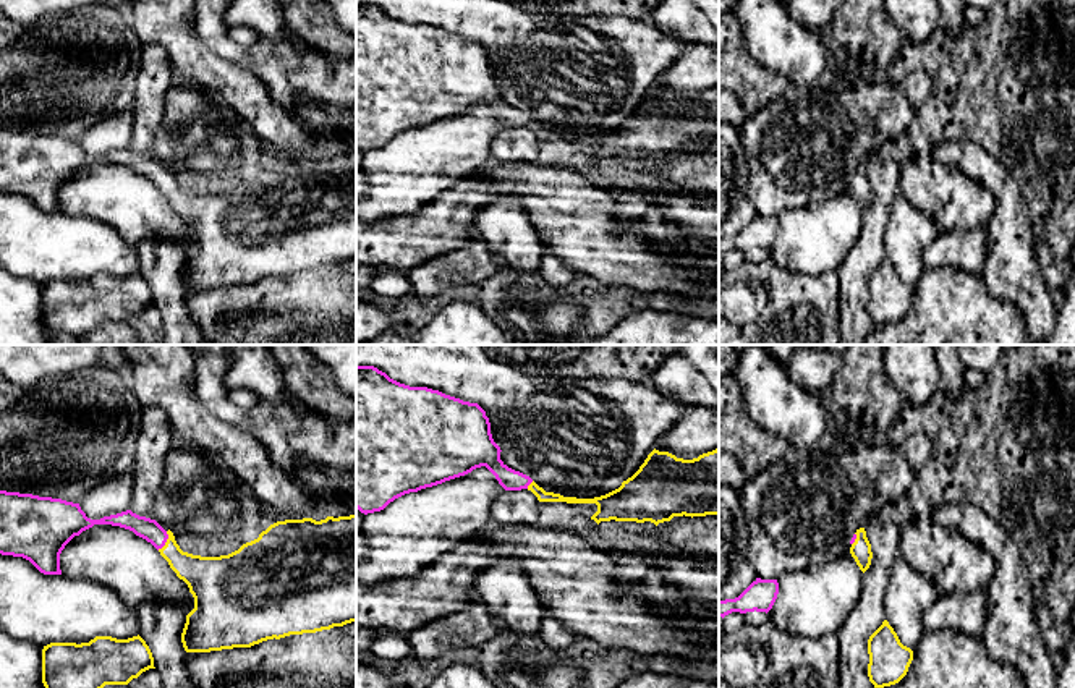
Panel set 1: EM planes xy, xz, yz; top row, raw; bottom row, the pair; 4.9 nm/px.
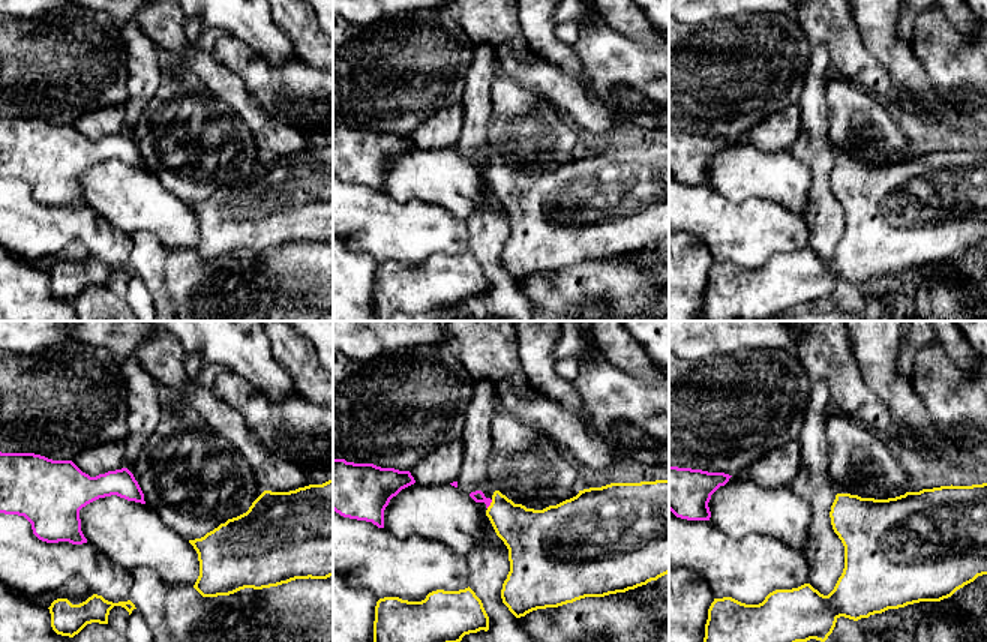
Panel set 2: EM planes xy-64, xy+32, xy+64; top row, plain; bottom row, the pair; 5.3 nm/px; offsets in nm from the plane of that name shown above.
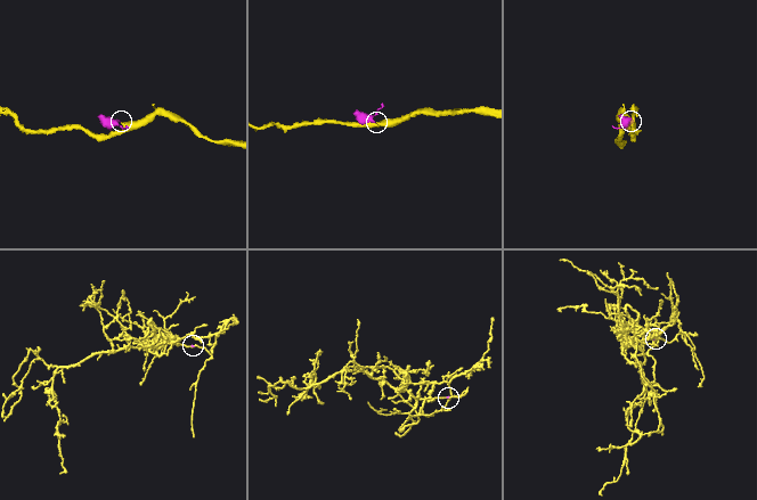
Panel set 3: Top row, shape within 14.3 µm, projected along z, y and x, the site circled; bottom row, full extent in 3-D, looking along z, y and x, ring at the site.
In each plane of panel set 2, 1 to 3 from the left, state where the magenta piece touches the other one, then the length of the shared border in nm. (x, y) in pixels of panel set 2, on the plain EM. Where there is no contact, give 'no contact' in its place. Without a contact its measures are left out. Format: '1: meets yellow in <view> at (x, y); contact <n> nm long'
1: no contact
2: meets yellow in xy+32 at (491, 168); contact 60 nm long
3: no contact

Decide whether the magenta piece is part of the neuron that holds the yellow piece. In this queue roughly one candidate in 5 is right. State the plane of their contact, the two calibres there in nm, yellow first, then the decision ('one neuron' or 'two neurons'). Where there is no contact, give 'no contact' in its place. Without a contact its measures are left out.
xy | 190/110 nm | one neuron

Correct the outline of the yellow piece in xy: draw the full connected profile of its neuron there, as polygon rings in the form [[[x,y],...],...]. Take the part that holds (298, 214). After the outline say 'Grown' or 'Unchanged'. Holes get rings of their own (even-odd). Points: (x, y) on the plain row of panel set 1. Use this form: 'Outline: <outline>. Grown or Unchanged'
Outline: [[[0,128],[0,191],[23,194],[44,212],[62,212],[62,188],[94,162],[120,164],[146,176],[188,222],[194,246],[186,253],[181,270],[186,290],[251,285],[356,259],[356,151],[321,159],[277,159],[228,193],[201,194],[183,189],[170,167],[131,147],[91,157],[79,141]]]. Grown

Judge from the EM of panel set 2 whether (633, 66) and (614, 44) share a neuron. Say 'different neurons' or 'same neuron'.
same neuron

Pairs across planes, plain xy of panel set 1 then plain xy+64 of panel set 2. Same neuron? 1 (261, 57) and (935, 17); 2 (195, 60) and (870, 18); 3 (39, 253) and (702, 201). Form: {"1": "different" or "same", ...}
{"1": "same", "2": "different", "3": "same"}

